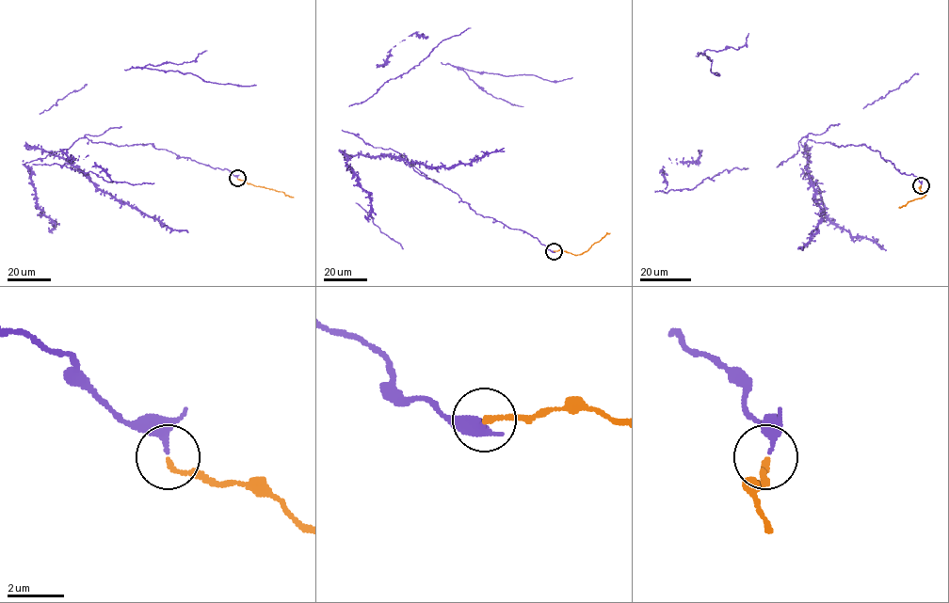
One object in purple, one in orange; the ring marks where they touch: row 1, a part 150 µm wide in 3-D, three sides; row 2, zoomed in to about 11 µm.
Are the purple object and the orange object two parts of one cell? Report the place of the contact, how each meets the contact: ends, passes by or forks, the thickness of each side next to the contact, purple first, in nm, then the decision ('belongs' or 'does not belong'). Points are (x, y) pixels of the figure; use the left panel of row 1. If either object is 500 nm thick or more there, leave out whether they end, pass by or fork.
place (237, 178); purple ends; orange ends; calibres 280 and 170 nm; belongs

